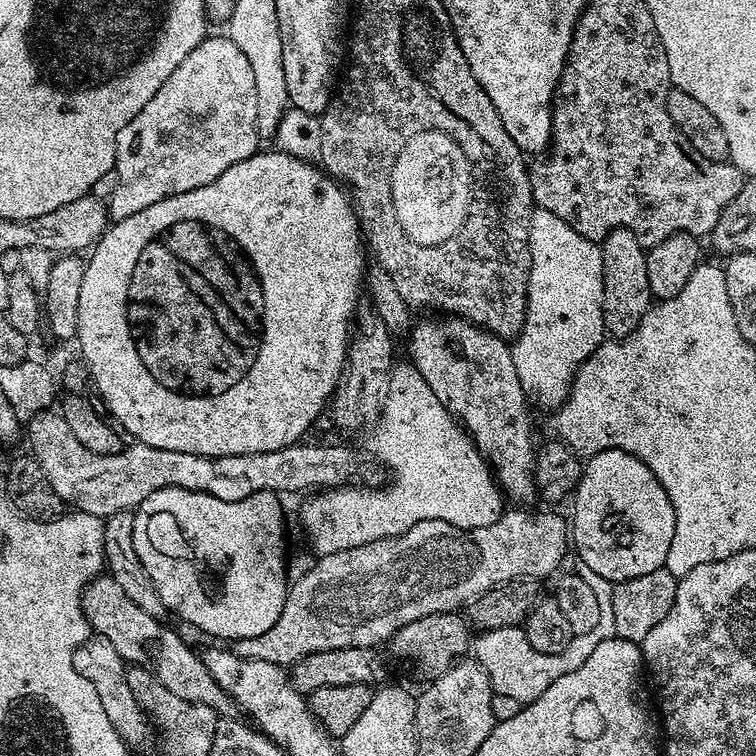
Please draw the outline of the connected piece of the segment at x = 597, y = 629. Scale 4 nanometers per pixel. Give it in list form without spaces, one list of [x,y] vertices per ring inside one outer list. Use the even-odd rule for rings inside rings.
[[[585,571],[583,573],[586,586],[590,586],[590,591],[594,593],[594,598],[598,598],[598,626],[594,626],[592,632],[587,632],[581,636],[572,636],[568,645],[565,646],[558,654],[542,654],[530,646],[525,629],[517,626],[514,628],[499,628],[490,630],[477,635],[474,640],[474,654],[480,661],[480,664],[486,670],[486,674],[492,683],[493,693],[497,696],[510,694],[510,698],[518,698],[520,705],[529,704],[532,700],[537,700],[562,674],[570,674],[578,670],[594,654],[594,646],[603,640],[611,640],[616,635],[614,626],[614,606],[612,605],[613,581],[599,576],[594,580],[594,573]]]

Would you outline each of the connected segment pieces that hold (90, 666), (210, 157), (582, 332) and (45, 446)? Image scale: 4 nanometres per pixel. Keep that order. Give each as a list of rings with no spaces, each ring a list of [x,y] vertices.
[[[89,635],[88,639],[81,642],[72,655],[72,665],[90,686],[94,686],[94,691],[98,693],[98,699],[102,701],[102,706],[106,709],[106,714],[110,717],[110,722],[118,730],[118,734],[123,738],[129,749],[136,750],[144,744],[144,731],[150,728],[146,713],[141,708],[140,703],[134,698],[134,694],[128,685],[128,668],[124,664],[125,657],[105,636]]]
[[[209,35],[197,48],[190,50],[190,54],[186,54],[186,58],[182,58],[178,70],[174,70],[174,74],[170,74],[170,78],[166,78],[166,82],[162,84],[162,90],[158,90],[158,94],[154,94],[154,98],[150,98],[150,102],[146,102],[146,106],[142,106],[142,110],[138,110],[136,117],[124,127],[122,134],[118,134],[114,171],[118,174],[120,185],[116,187],[110,198],[111,215],[116,220],[130,218],[130,214],[138,214],[138,210],[146,210],[146,206],[154,206],[154,202],[174,198],[174,194],[186,194],[190,190],[198,190],[198,186],[206,186],[222,174],[226,174],[226,170],[230,170],[230,166],[234,166],[235,163],[257,155],[256,144],[261,143],[257,122],[258,90],[254,90],[254,73],[250,70],[250,62],[246,62],[246,54],[242,54],[242,50],[238,50],[238,46],[234,46],[234,42],[229,40],[227,35]]]
[[[543,210],[533,211],[528,253],[532,255],[532,265],[528,275],[526,307],[522,313],[522,323],[510,347],[525,389],[532,391],[533,388],[537,398],[552,410],[559,407],[565,399],[576,373],[580,370],[580,365],[589,360],[606,339],[604,254],[597,241],[588,240],[566,222],[562,222],[562,218]]]
[[[40,410],[27,421],[26,440],[32,443],[30,448],[31,455],[35,456],[36,461],[46,470],[46,478],[50,478],[50,486],[58,494],[58,498],[64,501],[65,505],[71,506],[77,512],[85,512],[91,516],[107,518],[119,511],[135,510],[139,506],[138,501],[138,482],[134,482],[134,464],[138,460],[138,442],[131,446],[125,447],[124,451],[114,454],[113,456],[103,456],[94,454],[74,438],[74,430],[70,430],[70,422],[55,410]]]

